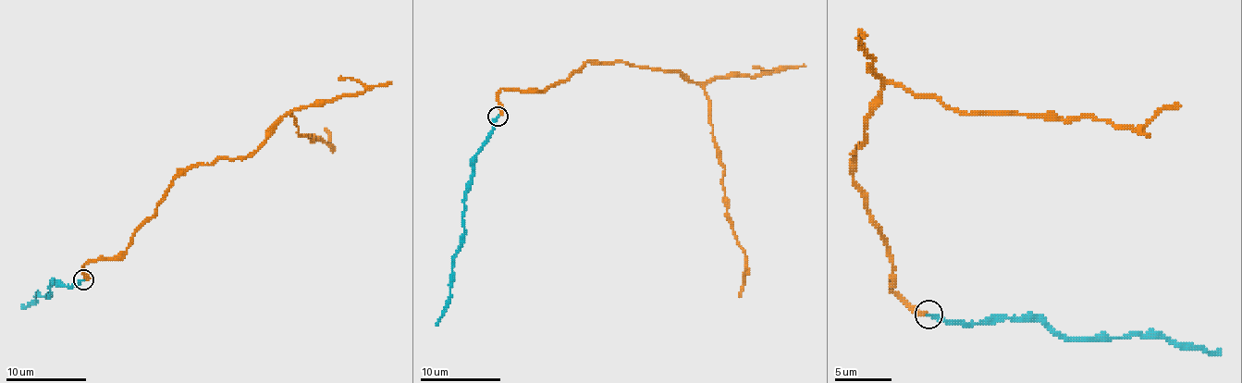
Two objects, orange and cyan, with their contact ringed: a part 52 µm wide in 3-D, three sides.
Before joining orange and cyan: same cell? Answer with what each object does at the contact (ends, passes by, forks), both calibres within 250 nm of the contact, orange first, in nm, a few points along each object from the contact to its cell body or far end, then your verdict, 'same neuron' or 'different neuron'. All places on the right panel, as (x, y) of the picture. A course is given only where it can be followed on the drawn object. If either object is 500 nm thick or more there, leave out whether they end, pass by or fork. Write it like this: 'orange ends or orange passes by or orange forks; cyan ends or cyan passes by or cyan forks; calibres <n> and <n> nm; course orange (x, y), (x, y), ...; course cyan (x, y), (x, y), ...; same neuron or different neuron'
orange ends; cyan ends; calibres 260 and 280 nm; course orange (929, 315), (890, 290), (890, 255), (853, 179), (881, 89), (898, 83), (969, 115), (1121, 129), (1181, 105); course cyan (929, 315), (963, 323), (991, 317), (1045, 320), (1067, 338), (1127, 335), (1166, 338), (1220, 354); same neuron

